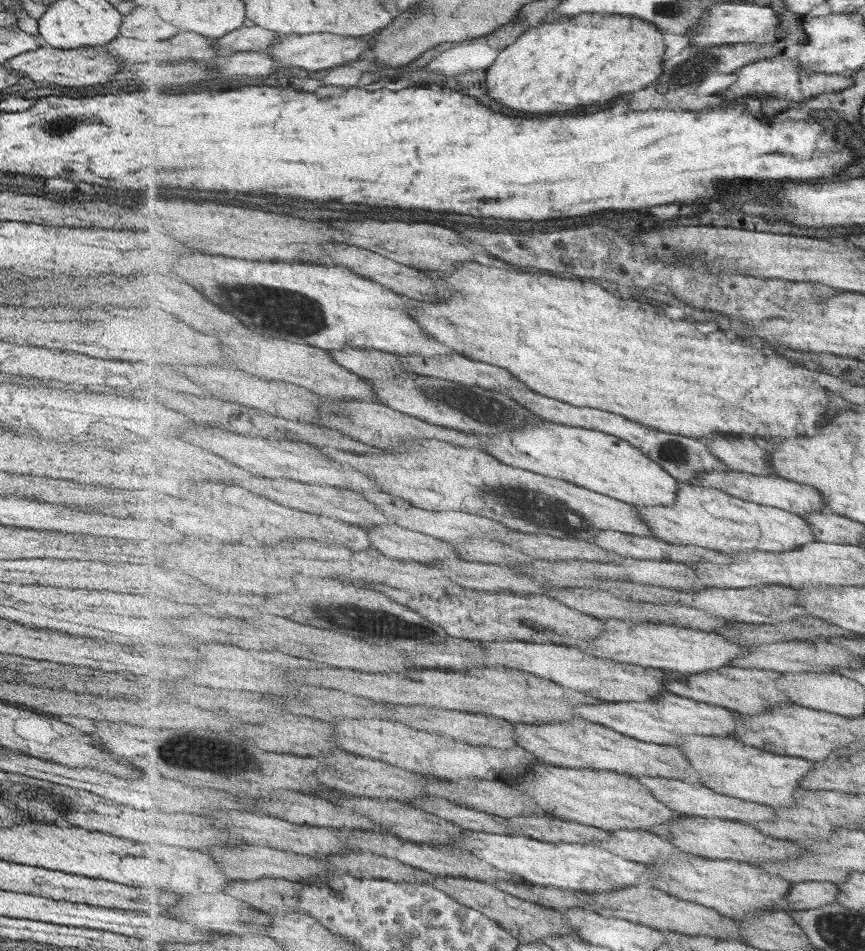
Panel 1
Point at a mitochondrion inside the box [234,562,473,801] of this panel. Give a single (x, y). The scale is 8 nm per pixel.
(407, 629)

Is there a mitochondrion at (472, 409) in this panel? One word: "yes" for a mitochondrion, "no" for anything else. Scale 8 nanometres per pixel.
yes

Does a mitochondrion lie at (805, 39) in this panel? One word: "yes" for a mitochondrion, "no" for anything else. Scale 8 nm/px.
no

